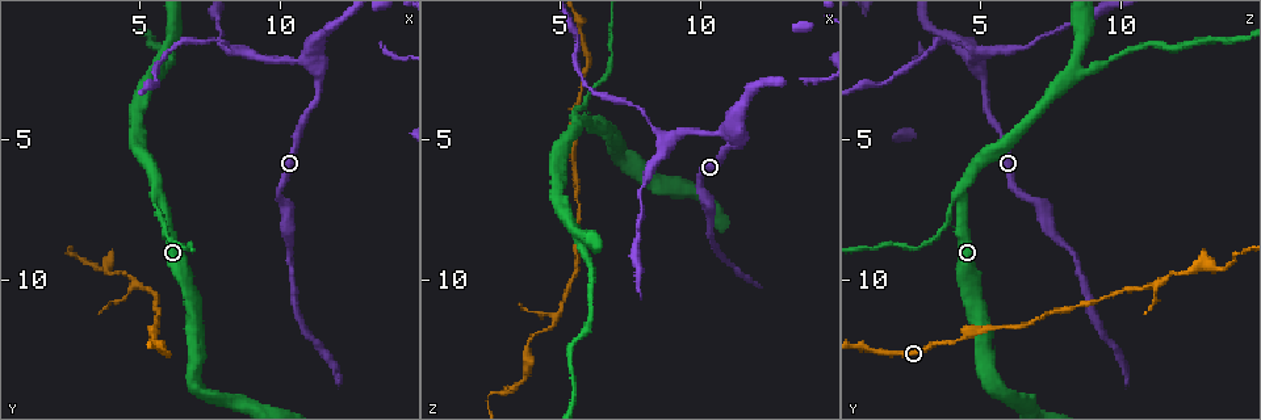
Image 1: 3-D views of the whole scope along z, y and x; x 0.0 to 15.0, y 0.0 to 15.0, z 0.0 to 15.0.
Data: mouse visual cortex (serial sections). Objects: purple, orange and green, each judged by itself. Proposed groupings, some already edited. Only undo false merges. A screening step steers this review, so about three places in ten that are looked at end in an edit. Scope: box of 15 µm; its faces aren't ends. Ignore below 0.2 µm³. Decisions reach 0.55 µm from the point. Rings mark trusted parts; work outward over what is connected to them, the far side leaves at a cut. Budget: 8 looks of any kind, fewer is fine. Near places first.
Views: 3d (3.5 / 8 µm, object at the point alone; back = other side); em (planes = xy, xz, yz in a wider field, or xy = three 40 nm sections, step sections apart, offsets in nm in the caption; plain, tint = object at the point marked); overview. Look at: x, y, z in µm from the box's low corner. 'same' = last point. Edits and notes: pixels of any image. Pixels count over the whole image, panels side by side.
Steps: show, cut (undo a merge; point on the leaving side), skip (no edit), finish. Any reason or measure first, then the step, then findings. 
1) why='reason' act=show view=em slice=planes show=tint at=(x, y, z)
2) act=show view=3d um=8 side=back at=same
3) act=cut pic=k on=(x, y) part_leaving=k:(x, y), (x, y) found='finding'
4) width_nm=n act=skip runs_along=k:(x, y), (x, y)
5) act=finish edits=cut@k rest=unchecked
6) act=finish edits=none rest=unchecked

why='thick turns thin' act=show view=3d um=8 at=(5.8, 7.1, 4.4)

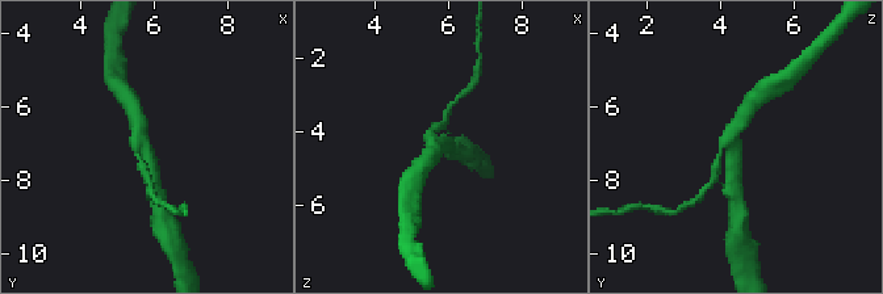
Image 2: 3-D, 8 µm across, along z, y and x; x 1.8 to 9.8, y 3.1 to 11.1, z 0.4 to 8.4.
act=show view=em slice=xy step=3 show=tint at=(5.8, 7.0, 4.3)

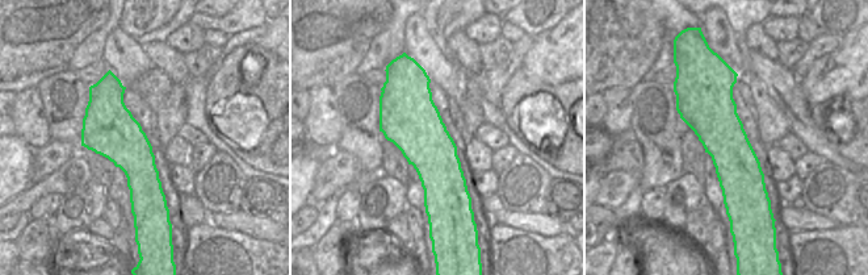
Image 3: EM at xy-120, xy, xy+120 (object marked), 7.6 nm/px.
arm_widths_nm=150,350,400 act=skip runs_along=2:(153, 181), (134, 110) found='one cell here'

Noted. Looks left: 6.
why='sudden change in width' act=show view=3d um=3.5 at=(8.9, 1.9, 4.9)

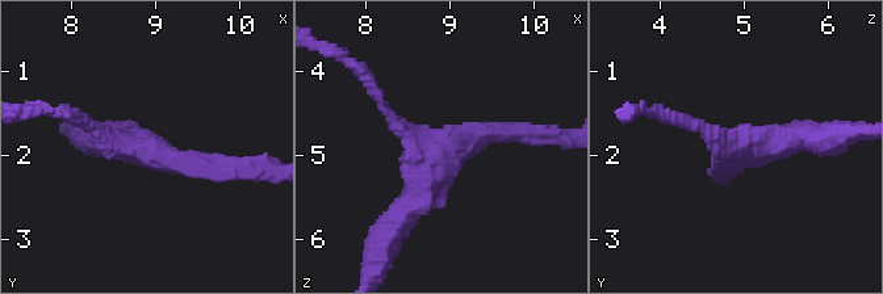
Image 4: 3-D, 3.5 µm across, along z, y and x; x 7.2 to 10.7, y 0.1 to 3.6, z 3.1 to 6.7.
arms=3 arm_widths_nm=200,250,350 act=show view=em slice=planes show=tint at=(8.85, 1.90, 4.95)

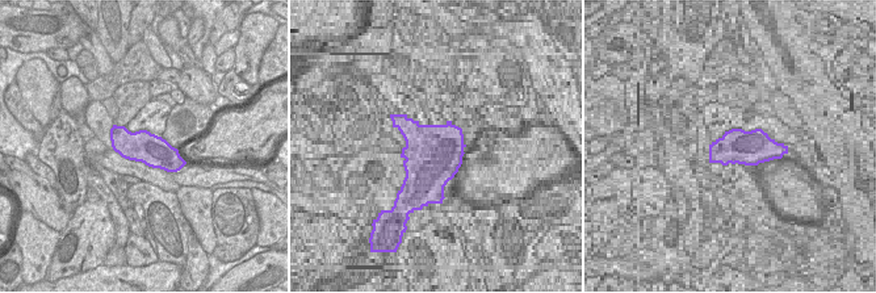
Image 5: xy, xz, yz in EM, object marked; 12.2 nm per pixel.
act=skip runs_along=4:(510, 133), (434, 154), (393, 227) found='all the same cell'

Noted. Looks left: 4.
why='abrupt turn' act=show view=3d um=3.5 at=(2.4, 9.1, 14.1)

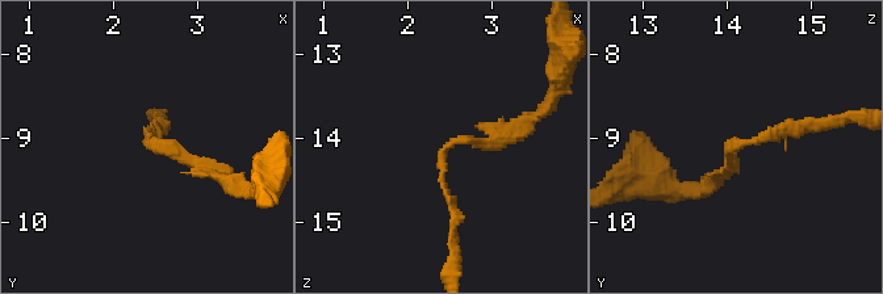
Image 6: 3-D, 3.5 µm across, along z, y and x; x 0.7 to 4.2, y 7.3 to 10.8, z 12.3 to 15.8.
arm_widths_nm=150,150 why='now the EM' act=show view=em slice=xy step=1 show=tint at=(2.40, 9.10, 14.20)

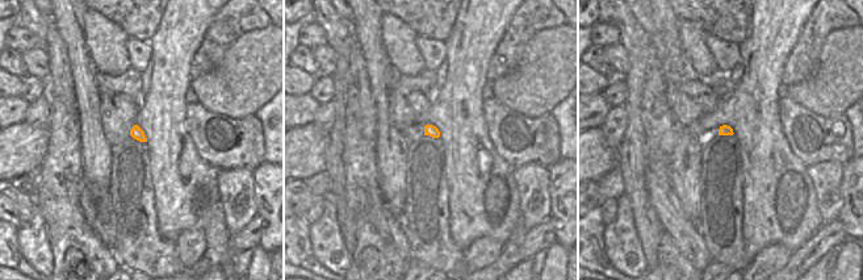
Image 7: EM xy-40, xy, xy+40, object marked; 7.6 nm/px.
act=skip found='continuous, no second cell'

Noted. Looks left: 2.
act=finish edits=none rest=unchecked

